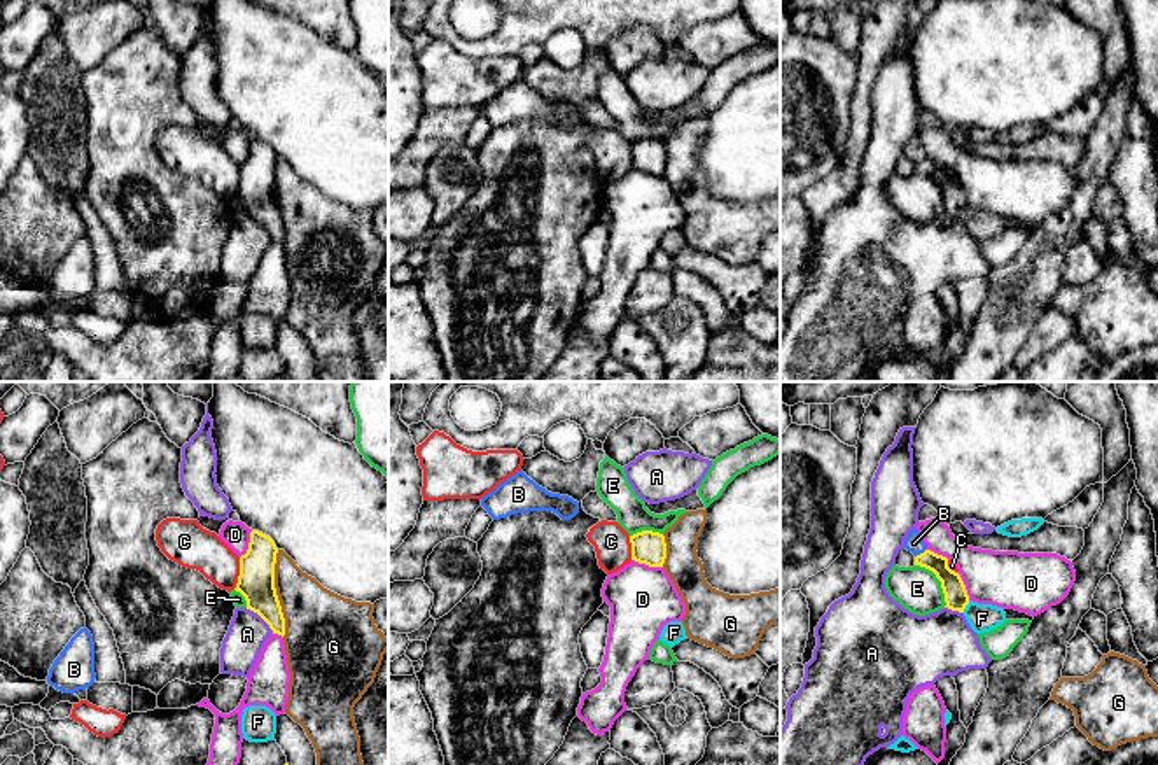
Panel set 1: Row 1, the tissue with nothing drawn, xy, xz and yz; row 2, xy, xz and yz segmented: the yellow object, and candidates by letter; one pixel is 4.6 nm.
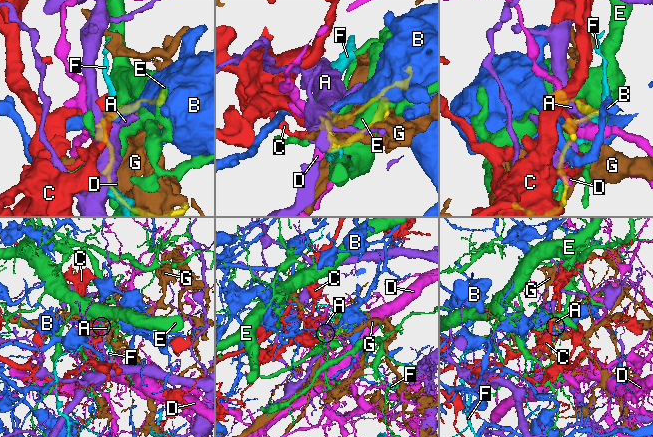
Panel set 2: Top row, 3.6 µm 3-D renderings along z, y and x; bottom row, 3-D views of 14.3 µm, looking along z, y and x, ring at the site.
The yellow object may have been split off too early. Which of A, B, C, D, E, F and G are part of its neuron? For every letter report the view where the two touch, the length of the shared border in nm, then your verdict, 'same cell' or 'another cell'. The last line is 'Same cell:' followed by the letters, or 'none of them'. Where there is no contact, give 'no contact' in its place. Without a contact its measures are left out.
A: meets yellow in xy; contact 180 nm long; another cell
B: meets yellow in yz; contact 70 nm long; another cell
C: meets yellow in xy; contact 160 nm long; another cell
D: meets yellow in xz; contact 150 nm long; another cell
E: meets yellow in yz; contact 240 nm long; another cell
F: meets yellow in yz; contact 70 nm long; another cell
G: meets yellow in xy; contact 400 nm long; another cell
Same cell: none of them

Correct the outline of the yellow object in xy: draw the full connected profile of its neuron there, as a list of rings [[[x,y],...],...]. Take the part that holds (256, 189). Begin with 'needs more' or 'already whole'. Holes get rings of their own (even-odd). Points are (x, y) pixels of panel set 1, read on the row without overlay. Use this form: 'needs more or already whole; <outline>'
already whole; [[[250,140],[245,163],[240,165],[236,200],[247,208],[247,217],[257,221],[273,238],[285,243],[285,226],[275,196],[275,172],[278,156],[275,149],[259,140]]]

